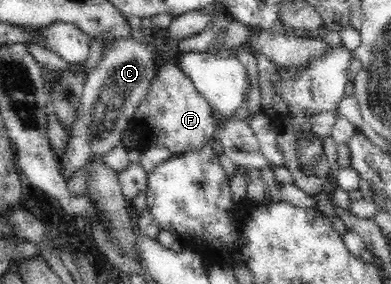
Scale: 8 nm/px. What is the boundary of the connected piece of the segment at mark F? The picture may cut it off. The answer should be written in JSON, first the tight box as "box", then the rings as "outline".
{"box":[120,58,217,156],"outline":[[[176,58],[160,60],[156,74],[151,79],[145,97],[139,102],[130,124],[120,135],[125,152],[136,150],[138,139],[148,136],[151,146],[164,147],[173,156],[213,147],[217,139],[217,123],[211,104],[199,93],[195,84],[177,64]]]}

